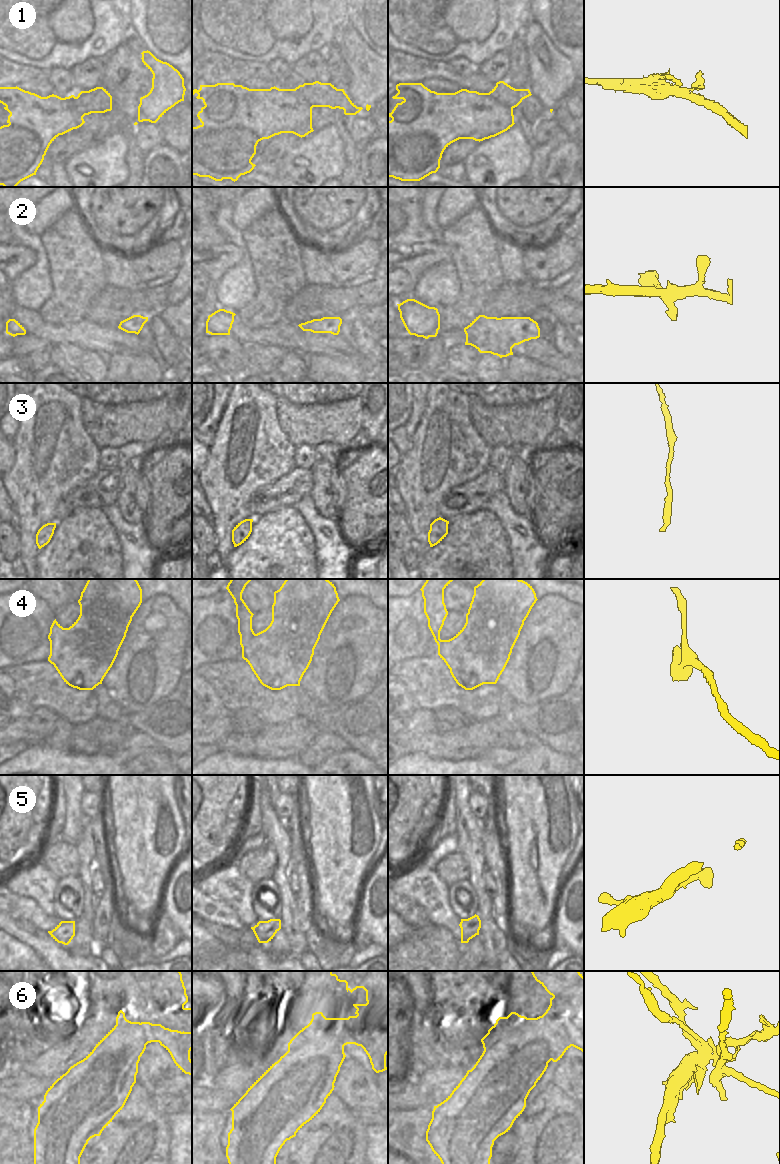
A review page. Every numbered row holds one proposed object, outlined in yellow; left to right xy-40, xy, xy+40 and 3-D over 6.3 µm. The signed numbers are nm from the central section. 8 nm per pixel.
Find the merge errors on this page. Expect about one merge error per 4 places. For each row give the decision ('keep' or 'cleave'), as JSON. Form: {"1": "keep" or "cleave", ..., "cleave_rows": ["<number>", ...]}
{"1": "keep", "2": "keep", "3": "keep", "4": "keep", "5": "keep", "6": "cleave", "cleave_rows": ["6"]}

